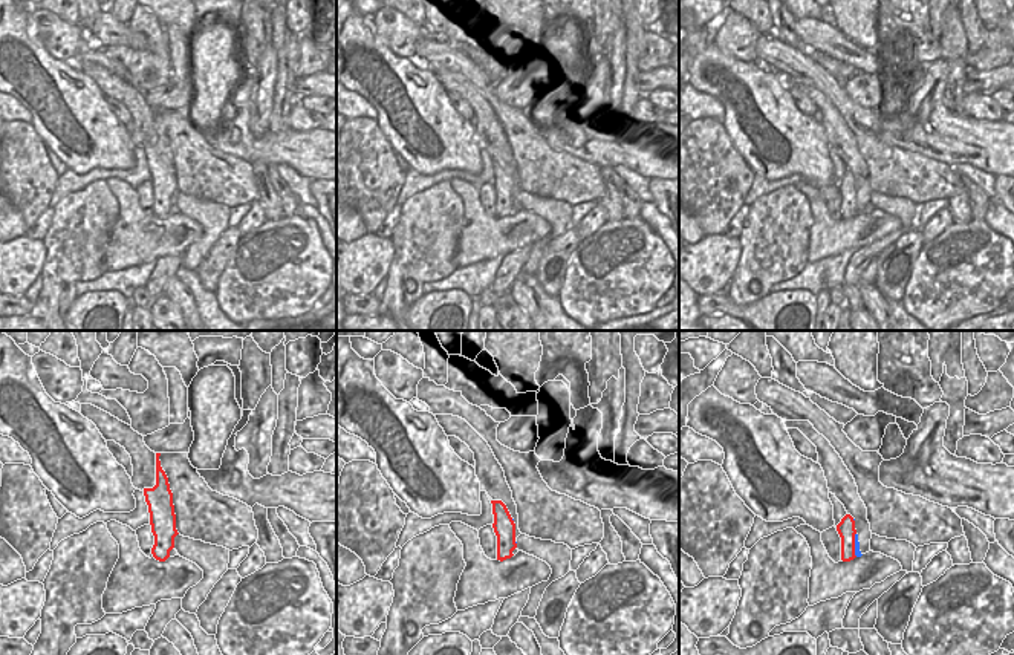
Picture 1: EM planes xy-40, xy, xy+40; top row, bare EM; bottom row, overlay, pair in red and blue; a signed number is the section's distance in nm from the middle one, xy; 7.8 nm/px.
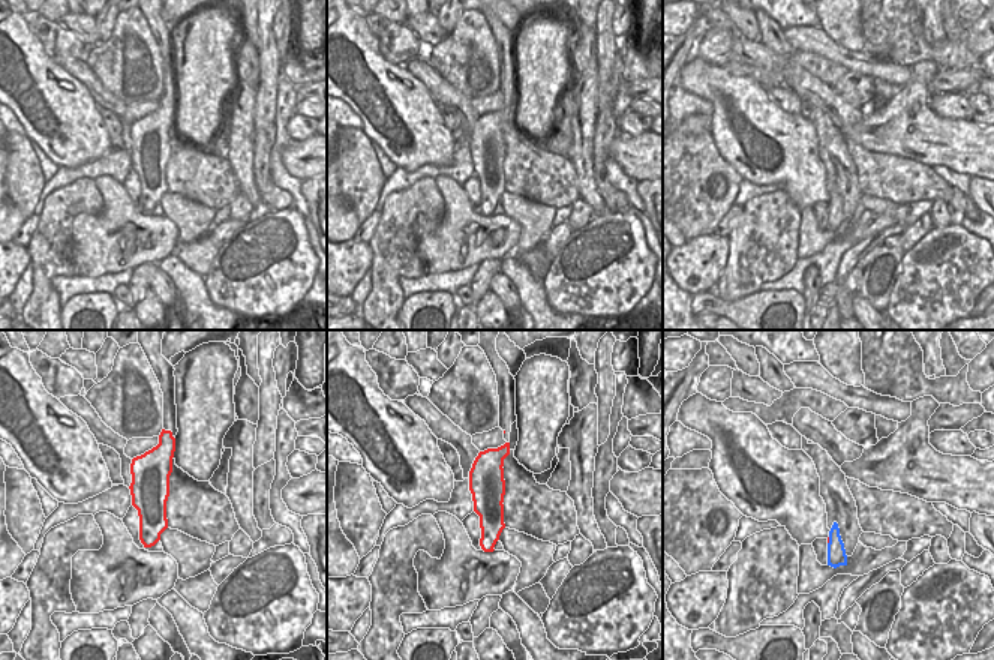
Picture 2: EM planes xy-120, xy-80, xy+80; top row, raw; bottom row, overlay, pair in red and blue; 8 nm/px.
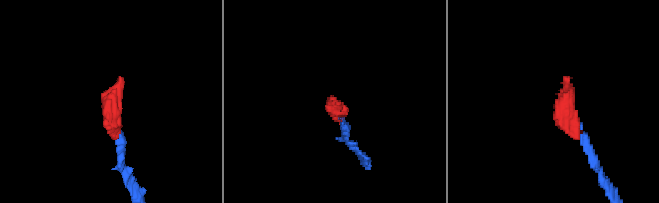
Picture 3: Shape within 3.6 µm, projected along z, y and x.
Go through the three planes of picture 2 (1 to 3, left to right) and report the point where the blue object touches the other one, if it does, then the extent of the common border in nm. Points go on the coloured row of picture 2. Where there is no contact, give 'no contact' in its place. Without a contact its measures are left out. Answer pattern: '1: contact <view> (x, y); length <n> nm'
1: no contact
2: no contact
3: contact xy+80 (828, 540); length 60 nm

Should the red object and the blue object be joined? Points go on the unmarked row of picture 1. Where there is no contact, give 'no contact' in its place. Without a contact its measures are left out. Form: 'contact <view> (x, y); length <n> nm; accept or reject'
contact xy+40 (854, 202); length 190 nm; accept

